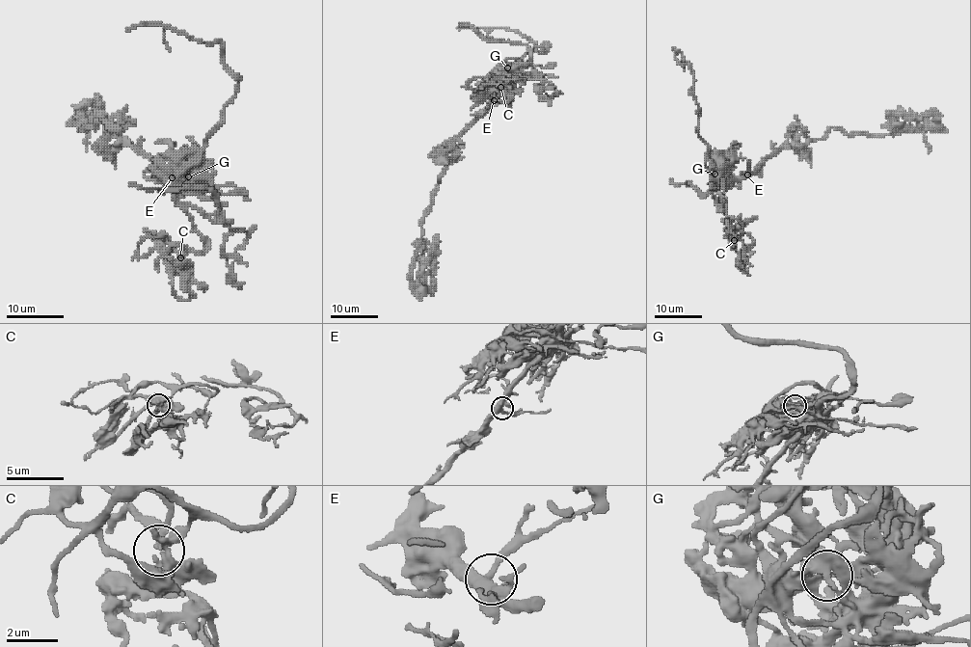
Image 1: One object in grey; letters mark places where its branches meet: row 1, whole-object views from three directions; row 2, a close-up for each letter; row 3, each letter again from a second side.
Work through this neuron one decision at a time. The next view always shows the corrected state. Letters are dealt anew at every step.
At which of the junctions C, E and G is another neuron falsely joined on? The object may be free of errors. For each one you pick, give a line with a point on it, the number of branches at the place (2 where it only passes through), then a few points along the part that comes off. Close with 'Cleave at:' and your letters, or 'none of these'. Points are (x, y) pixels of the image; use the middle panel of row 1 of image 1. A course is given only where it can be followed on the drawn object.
G: (507, 67) | 4 | (508, 67), (500, 69), (501, 63), (520, 63), (548, 46), (501, 27), (457, 28)
Cleave at: G

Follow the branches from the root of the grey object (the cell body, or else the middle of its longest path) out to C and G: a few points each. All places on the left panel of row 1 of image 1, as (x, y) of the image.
C: (165, 175), (173, 182), (183, 180), (172, 185), (172, 197), (209, 245), (203, 252), (187, 251), (180, 257)
G: (165, 175), (173, 182), (181, 182), (186, 174), (189, 176)

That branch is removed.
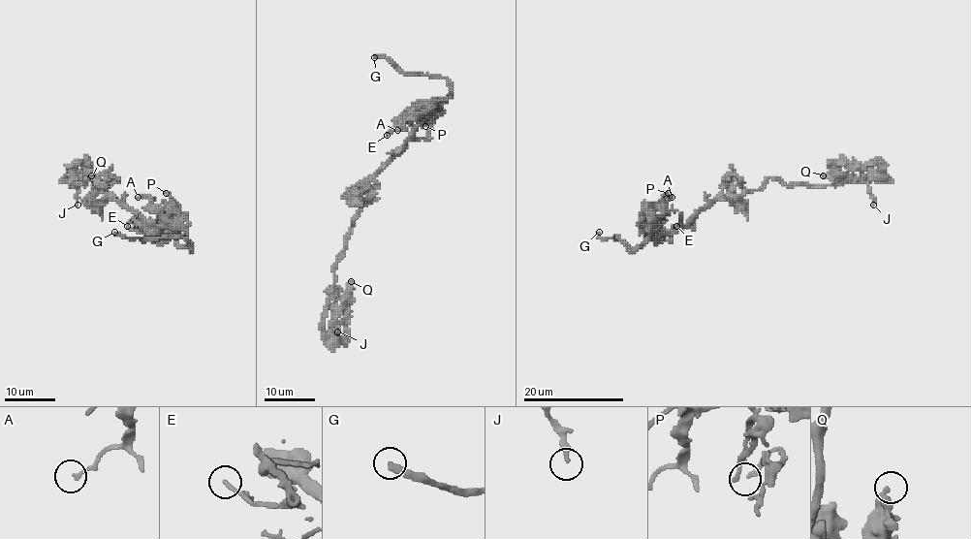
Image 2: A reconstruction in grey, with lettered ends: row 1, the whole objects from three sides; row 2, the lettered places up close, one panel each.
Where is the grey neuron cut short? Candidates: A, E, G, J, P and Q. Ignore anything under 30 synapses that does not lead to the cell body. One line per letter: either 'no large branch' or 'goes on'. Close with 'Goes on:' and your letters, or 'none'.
A: no large branch
E: no large branch
G: goes on
J: no large branch
P: no large branch
Q: no large branch
Goes on: G

